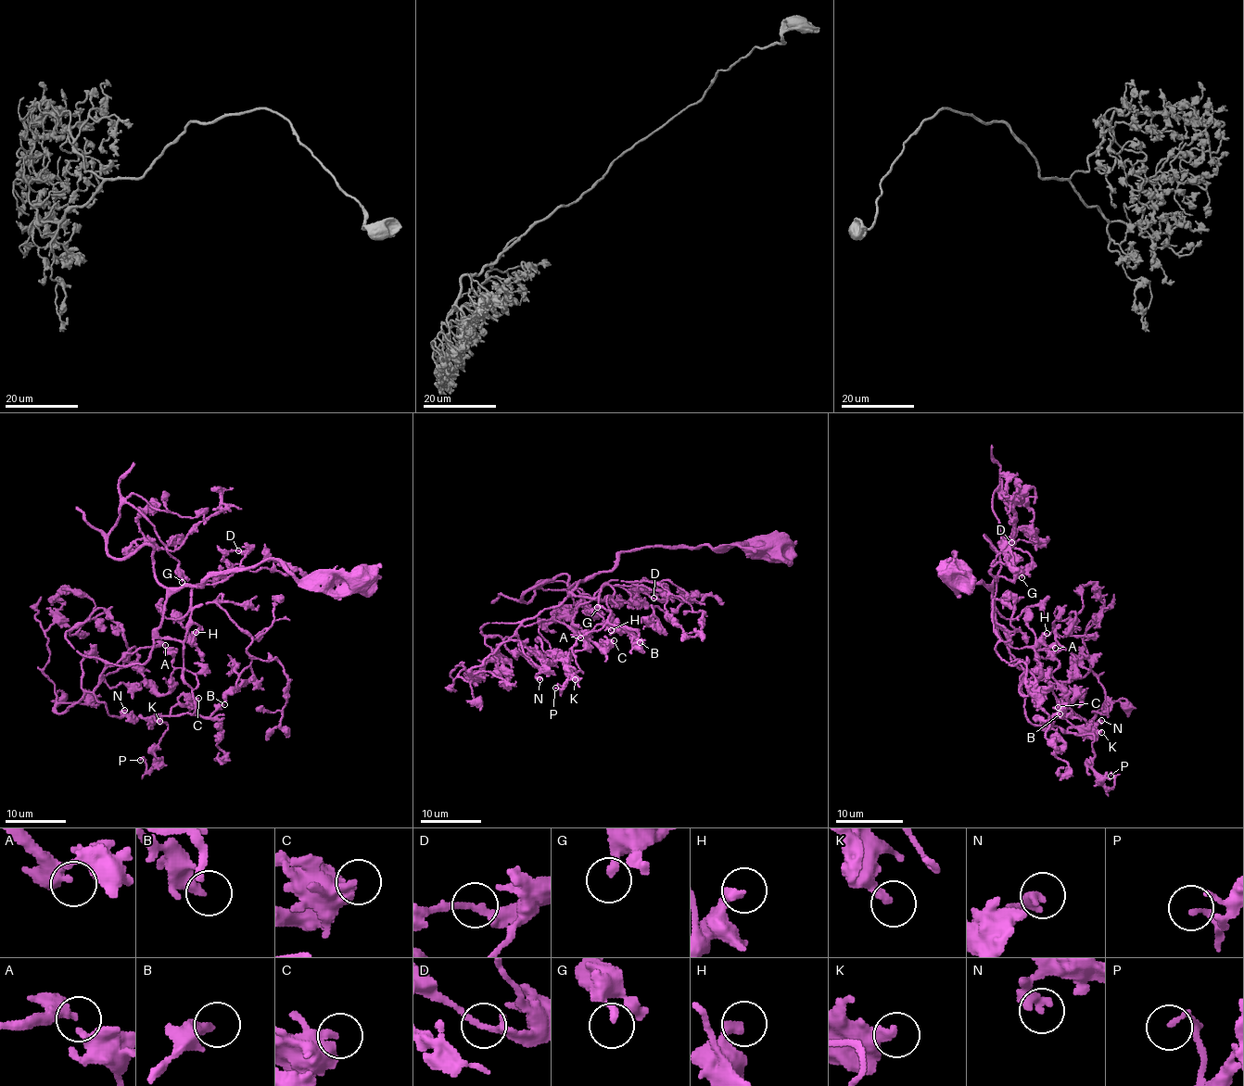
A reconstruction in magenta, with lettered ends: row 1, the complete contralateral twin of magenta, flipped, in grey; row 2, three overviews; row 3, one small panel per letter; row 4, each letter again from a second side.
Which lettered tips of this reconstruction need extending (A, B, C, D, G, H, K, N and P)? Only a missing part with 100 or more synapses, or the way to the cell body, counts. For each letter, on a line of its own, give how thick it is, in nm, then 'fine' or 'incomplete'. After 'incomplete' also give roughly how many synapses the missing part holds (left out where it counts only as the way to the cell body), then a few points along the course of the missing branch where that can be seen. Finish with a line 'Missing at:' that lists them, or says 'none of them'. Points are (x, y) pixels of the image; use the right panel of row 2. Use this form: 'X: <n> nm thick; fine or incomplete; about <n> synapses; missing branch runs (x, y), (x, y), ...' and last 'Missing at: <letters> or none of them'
A: 320 nm thick; fine
B: 340 nm thick; fine
C: 400 nm thick; fine
D: 200 nm thick; fine
G: 200 nm thick; fine
H: 340 nm thick; fine
K: 320 nm thick; fine
N: 300 nm thick; fine
P: 150 nm thick; fine
Missing at: none of them

